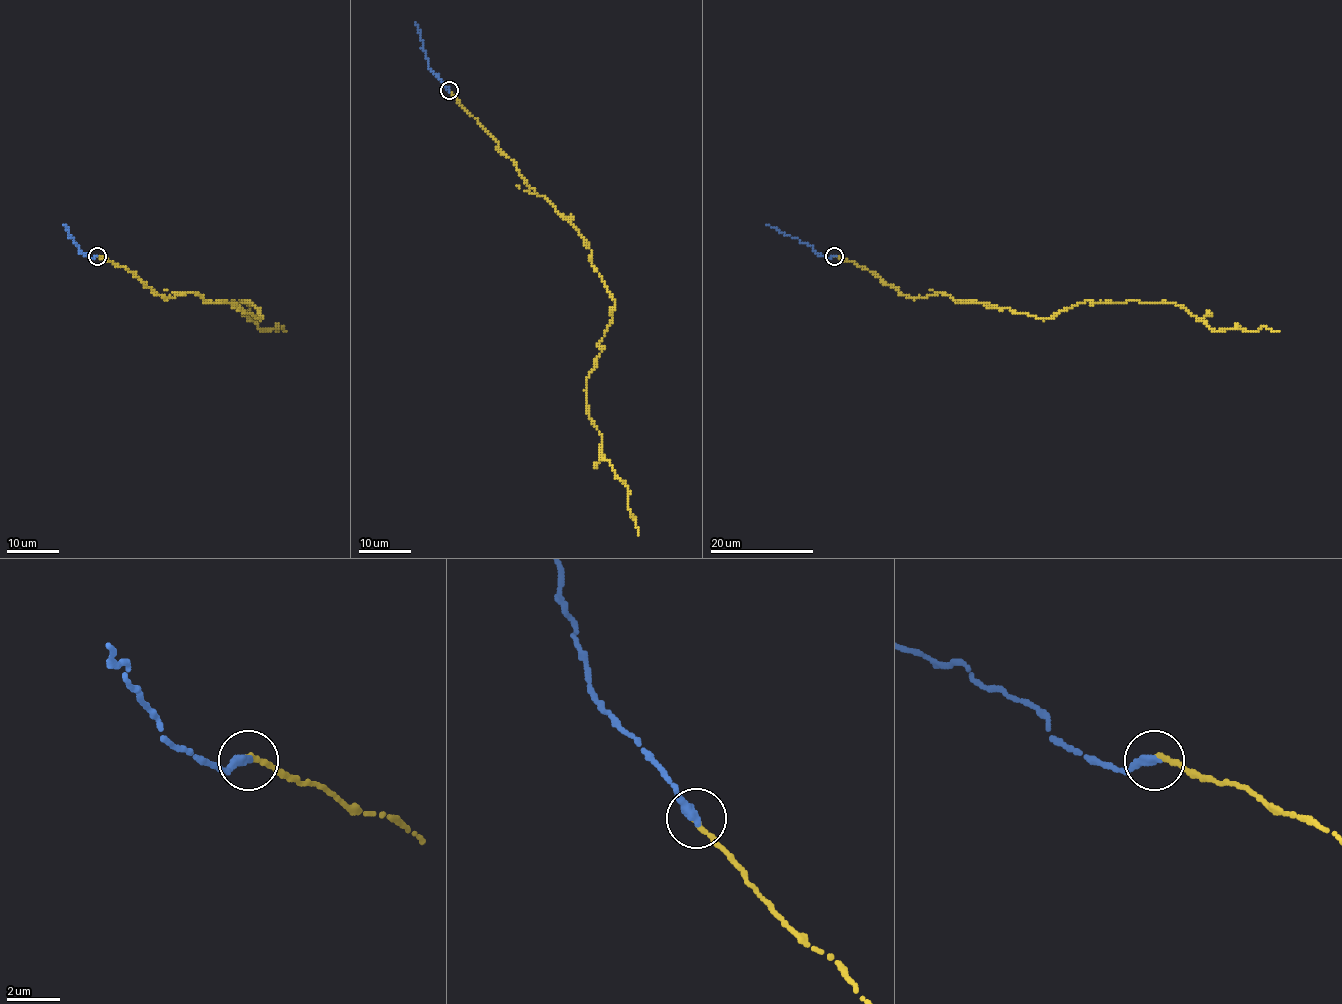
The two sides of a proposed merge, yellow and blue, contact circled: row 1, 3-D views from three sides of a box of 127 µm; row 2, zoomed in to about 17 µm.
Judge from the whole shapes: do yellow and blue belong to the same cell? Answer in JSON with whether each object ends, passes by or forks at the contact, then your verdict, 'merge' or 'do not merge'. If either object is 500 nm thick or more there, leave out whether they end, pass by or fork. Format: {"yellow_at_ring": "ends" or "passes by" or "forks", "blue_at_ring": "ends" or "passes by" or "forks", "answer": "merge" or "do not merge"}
{"yellow_at_ring": "ends", "blue_at_ring": "ends", "answer": "merge"}

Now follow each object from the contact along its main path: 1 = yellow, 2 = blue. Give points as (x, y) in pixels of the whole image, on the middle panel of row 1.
1: (448, 90), (578, 231), (614, 301), (585, 383), (587, 412), (602, 457), (628, 489), (638, 534)
2: (448, 90), (427, 66), (415, 23)

